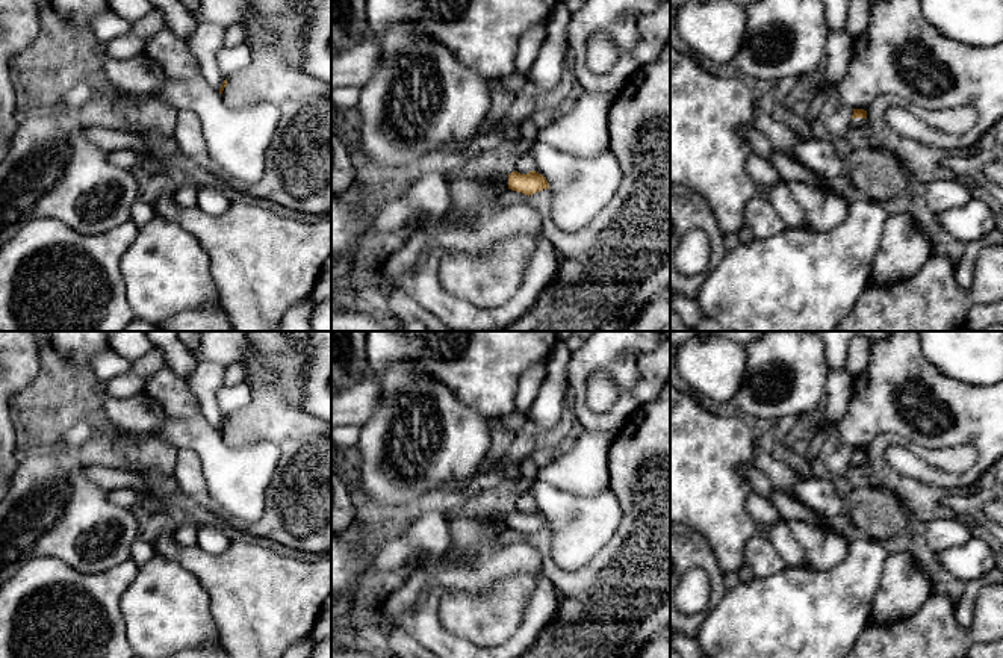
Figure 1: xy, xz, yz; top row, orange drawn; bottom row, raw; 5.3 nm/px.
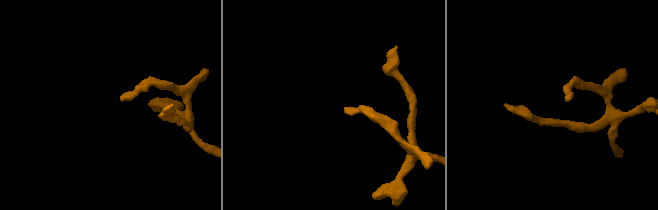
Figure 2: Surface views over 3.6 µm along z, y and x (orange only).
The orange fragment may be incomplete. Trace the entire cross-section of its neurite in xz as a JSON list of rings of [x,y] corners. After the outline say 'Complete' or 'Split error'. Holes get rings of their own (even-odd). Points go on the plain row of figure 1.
[[[517,510],[508,513],[508,514],[490,514],[496,523],[504,528],[511,528],[516,531],[522,531],[525,534],[533,534],[536,531],[540,531],[543,528],[549,528],[549,522],[546,516],[536,510],[529,510],[528,513],[520,513]]]. Split error

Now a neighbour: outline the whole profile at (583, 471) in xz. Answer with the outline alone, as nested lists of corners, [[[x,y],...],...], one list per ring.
[[[585,430],[570,451],[558,454],[554,463],[537,469],[537,481],[572,495],[596,496],[610,487],[608,458],[617,433],[619,430]]]

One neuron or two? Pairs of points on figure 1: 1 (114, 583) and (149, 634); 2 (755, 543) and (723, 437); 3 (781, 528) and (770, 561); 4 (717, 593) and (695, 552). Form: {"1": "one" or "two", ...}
{"1": "two", "2": "two", "3": "two", "4": "one"}

